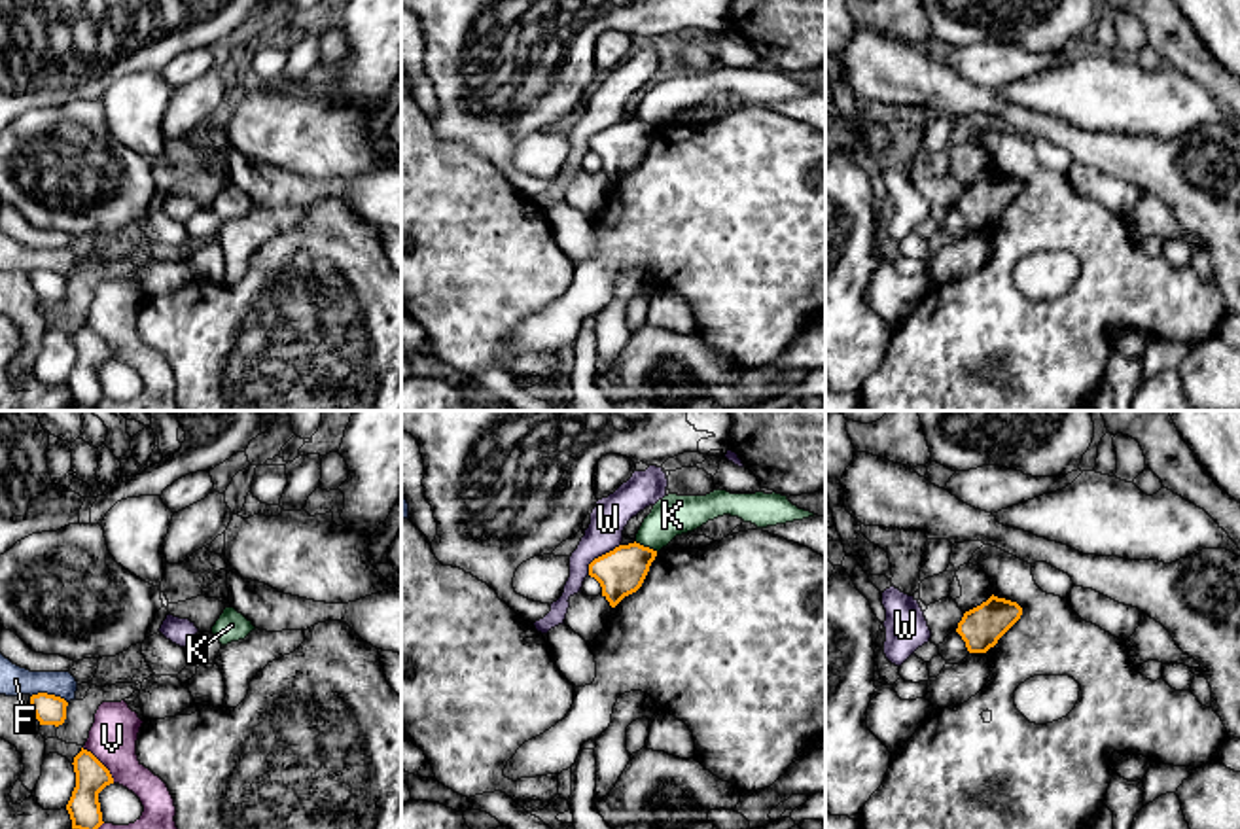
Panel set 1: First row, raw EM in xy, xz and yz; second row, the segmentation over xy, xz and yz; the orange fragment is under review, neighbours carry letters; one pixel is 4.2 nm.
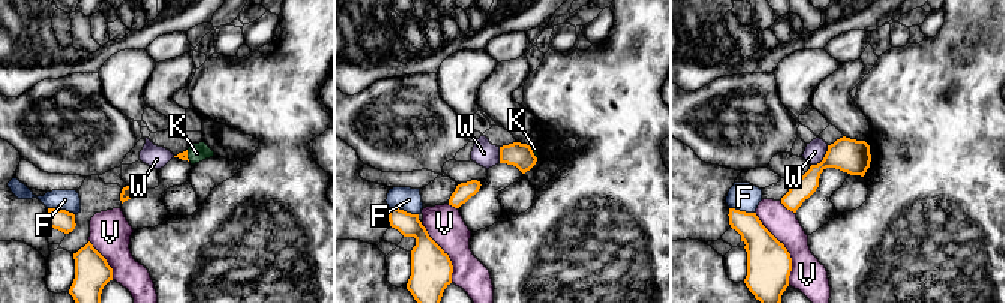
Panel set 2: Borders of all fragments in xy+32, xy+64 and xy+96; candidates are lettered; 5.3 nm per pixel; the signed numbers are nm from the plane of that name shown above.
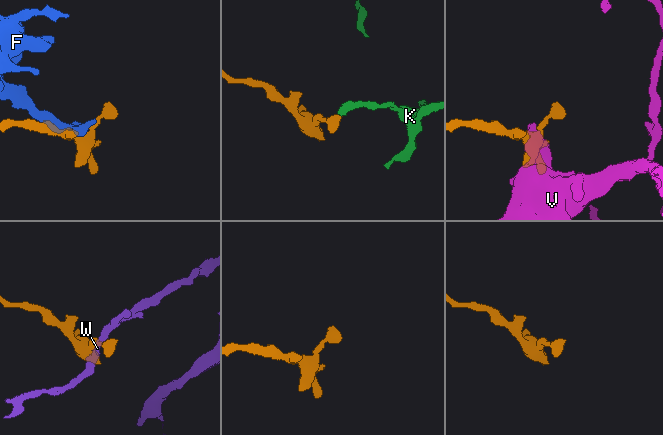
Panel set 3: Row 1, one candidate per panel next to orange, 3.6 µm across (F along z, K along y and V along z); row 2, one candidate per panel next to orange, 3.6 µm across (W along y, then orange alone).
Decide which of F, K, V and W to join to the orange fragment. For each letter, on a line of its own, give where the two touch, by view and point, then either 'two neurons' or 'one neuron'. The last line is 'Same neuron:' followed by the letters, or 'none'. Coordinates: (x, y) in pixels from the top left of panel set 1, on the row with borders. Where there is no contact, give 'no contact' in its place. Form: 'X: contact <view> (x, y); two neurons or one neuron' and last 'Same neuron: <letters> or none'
F: contact xy (50, 695); two neurons
K: contact xz (646, 547); two neurons
V: contact xy (101, 763); two neurons
W: contact xz (599, 557); two neurons
Same neuron: none

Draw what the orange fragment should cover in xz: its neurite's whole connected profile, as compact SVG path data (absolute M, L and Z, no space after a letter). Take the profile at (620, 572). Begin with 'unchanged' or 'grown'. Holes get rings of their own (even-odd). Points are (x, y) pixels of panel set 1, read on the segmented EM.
unchanged; M640 543L619 545L589 564L589 575L602 587L602 596L615 608L625 596L636 592L657 551Z

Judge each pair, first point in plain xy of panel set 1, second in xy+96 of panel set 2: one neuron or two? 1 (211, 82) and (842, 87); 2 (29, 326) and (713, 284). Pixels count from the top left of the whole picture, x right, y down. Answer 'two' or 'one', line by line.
1: one
2: two

